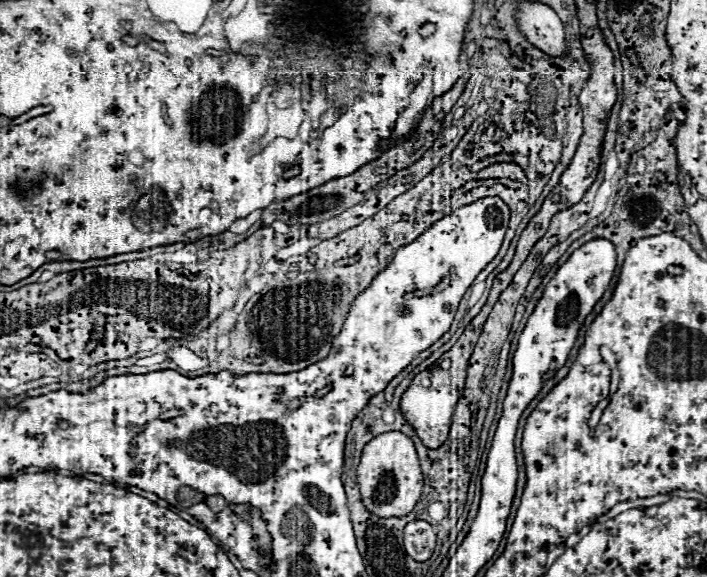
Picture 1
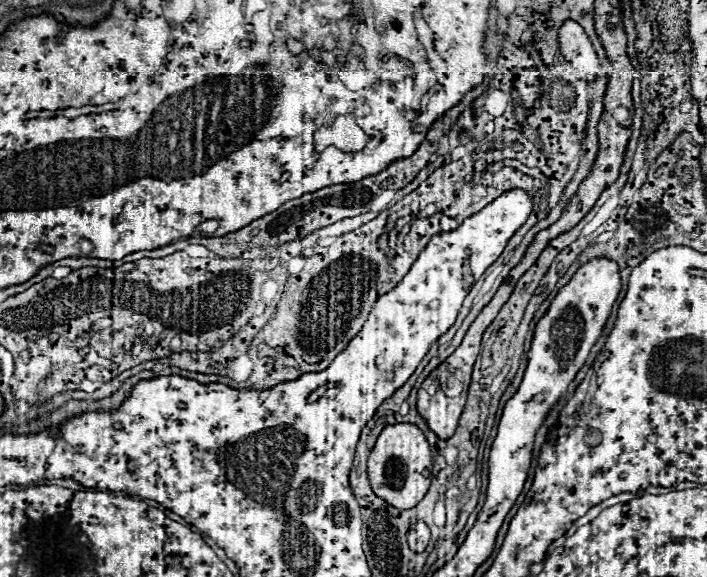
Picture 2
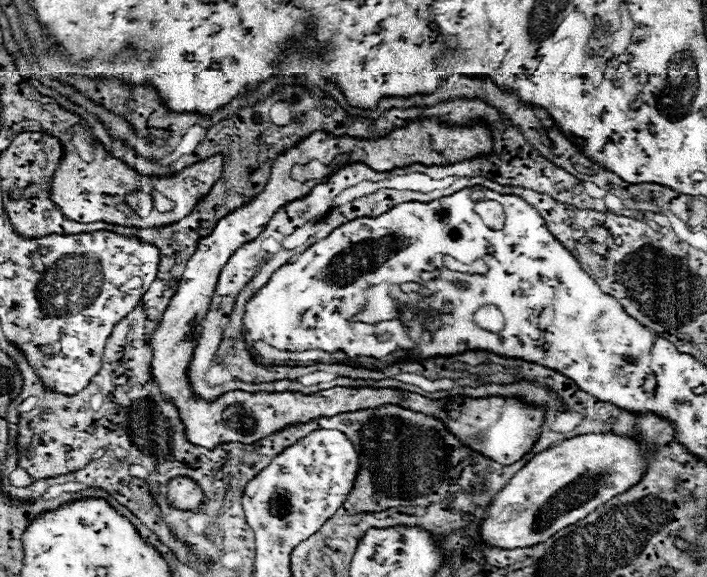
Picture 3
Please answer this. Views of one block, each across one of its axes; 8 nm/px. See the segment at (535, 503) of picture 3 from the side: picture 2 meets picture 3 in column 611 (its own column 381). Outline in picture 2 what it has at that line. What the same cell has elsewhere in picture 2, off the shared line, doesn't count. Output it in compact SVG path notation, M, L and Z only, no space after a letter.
M414 424L386 426L368 458L368 480L372 492L398 510L414 508L428 492L432 480L430 446L422 430Z

